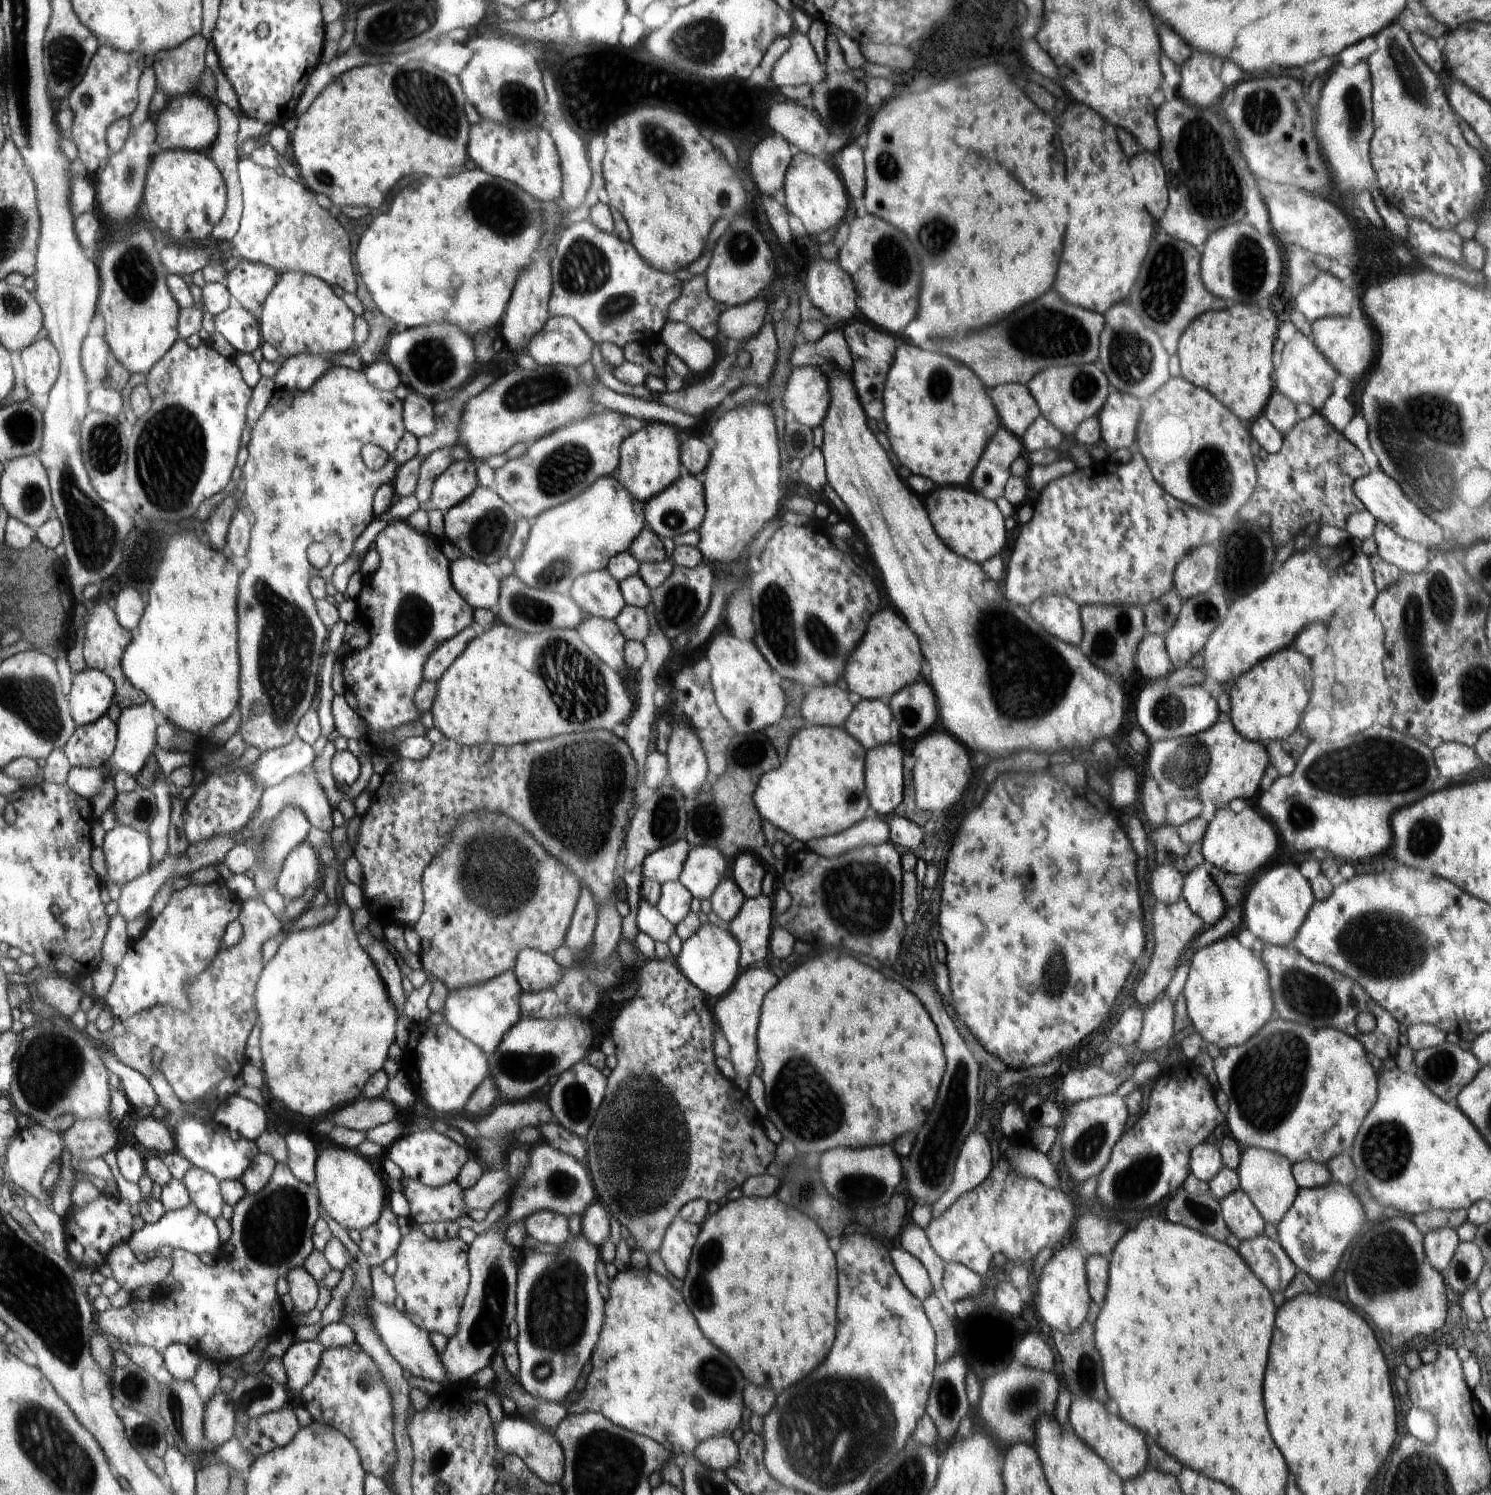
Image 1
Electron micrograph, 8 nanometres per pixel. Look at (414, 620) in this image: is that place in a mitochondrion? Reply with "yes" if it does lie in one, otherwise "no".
yes

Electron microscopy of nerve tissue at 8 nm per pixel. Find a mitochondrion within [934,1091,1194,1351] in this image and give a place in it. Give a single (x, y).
(1128, 1184)

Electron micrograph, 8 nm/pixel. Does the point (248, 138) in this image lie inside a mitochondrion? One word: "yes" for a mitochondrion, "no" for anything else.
no

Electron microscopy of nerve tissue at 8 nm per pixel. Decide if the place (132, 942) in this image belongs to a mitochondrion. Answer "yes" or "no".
no

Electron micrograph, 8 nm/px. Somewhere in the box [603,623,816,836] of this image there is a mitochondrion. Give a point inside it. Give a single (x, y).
(755, 750)

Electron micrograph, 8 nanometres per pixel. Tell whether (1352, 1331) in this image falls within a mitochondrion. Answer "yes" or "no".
no

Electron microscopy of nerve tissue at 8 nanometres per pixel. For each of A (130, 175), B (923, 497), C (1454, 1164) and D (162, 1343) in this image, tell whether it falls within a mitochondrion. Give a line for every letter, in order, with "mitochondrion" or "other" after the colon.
A: mitochondrion
B: other
C: other
D: other

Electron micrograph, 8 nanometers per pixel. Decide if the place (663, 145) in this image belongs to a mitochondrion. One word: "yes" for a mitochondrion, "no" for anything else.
yes

